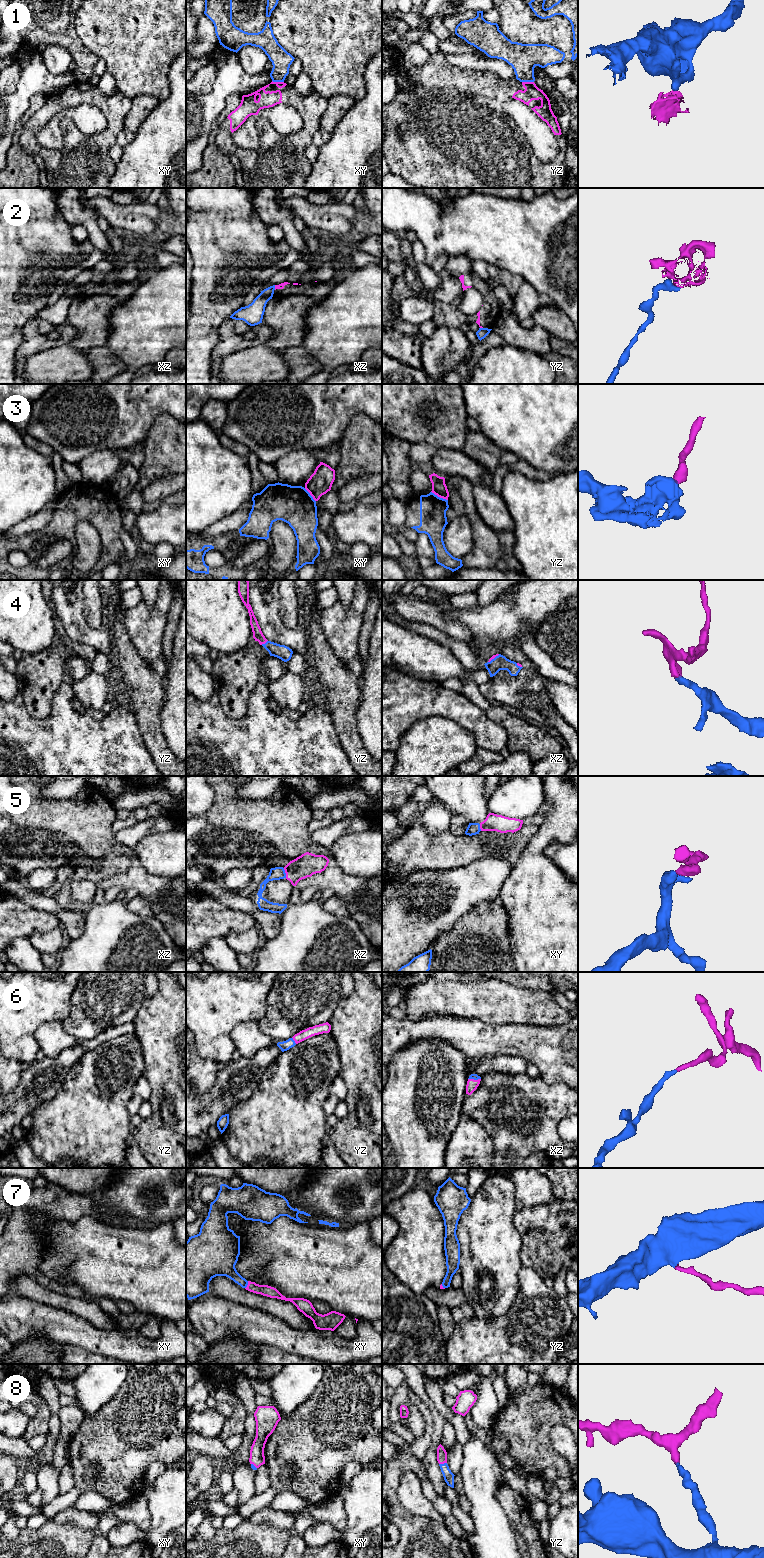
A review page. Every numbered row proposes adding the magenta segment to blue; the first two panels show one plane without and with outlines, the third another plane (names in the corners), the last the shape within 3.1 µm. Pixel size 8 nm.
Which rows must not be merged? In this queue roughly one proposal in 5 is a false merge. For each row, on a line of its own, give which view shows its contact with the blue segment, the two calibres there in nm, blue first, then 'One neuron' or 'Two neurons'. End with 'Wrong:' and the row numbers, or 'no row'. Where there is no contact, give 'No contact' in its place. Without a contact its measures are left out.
1: Touches blue in xy. Thickness 160 nm (blue) against 130 nm. Two neurons
2: Touches blue in xz. Thickness 140 nm (blue) against 50 nm. Two neurons
3: Touches blue in yz. Thickness 220 nm (blue) against 120 nm. Two neurons
4: Touches blue in yz. Thickness 120 nm (blue) against 80 nm. One neuron
5: Touches blue in xz. Thickness 110 nm (blue) against 180 nm. One neuron
6: Touches blue in yz. Thickness 80 nm (blue) against 80 nm. One neuron
7: Touches blue in xy. Thickness 190 nm (blue) against 90 nm. One neuron
8: Touches blue in yz. Thickness 80 nm (blue) against 80 nm. One neuron
Wrong: 1, 2, 3

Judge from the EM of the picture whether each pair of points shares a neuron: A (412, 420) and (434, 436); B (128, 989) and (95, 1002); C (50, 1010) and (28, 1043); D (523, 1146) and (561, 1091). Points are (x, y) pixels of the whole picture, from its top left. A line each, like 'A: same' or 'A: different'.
A: same
B: same
C: same
D: same

